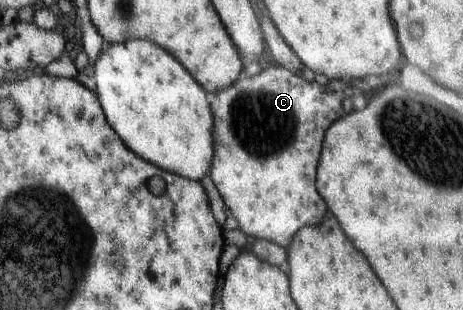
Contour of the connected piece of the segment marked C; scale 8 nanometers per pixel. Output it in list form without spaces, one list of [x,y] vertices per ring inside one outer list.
[[[264,65],[259,74],[251,77],[246,75],[240,76],[238,83],[233,84],[232,88],[225,88],[218,91],[214,102],[212,102],[212,112],[216,112],[216,164],[212,164],[211,177],[216,185],[218,194],[222,197],[226,207],[230,208],[233,217],[238,220],[239,228],[242,232],[257,239],[272,241],[283,249],[289,247],[292,236],[306,225],[318,225],[320,220],[324,218],[326,204],[320,198],[320,194],[316,192],[316,168],[318,168],[318,160],[320,160],[320,150],[322,150],[322,140],[324,140],[325,132],[329,126],[332,126],[336,120],[345,115],[342,108],[342,99],[345,98],[343,91],[324,90],[324,86],[316,80],[308,81],[304,78],[290,72],[287,68],[281,66]]]

